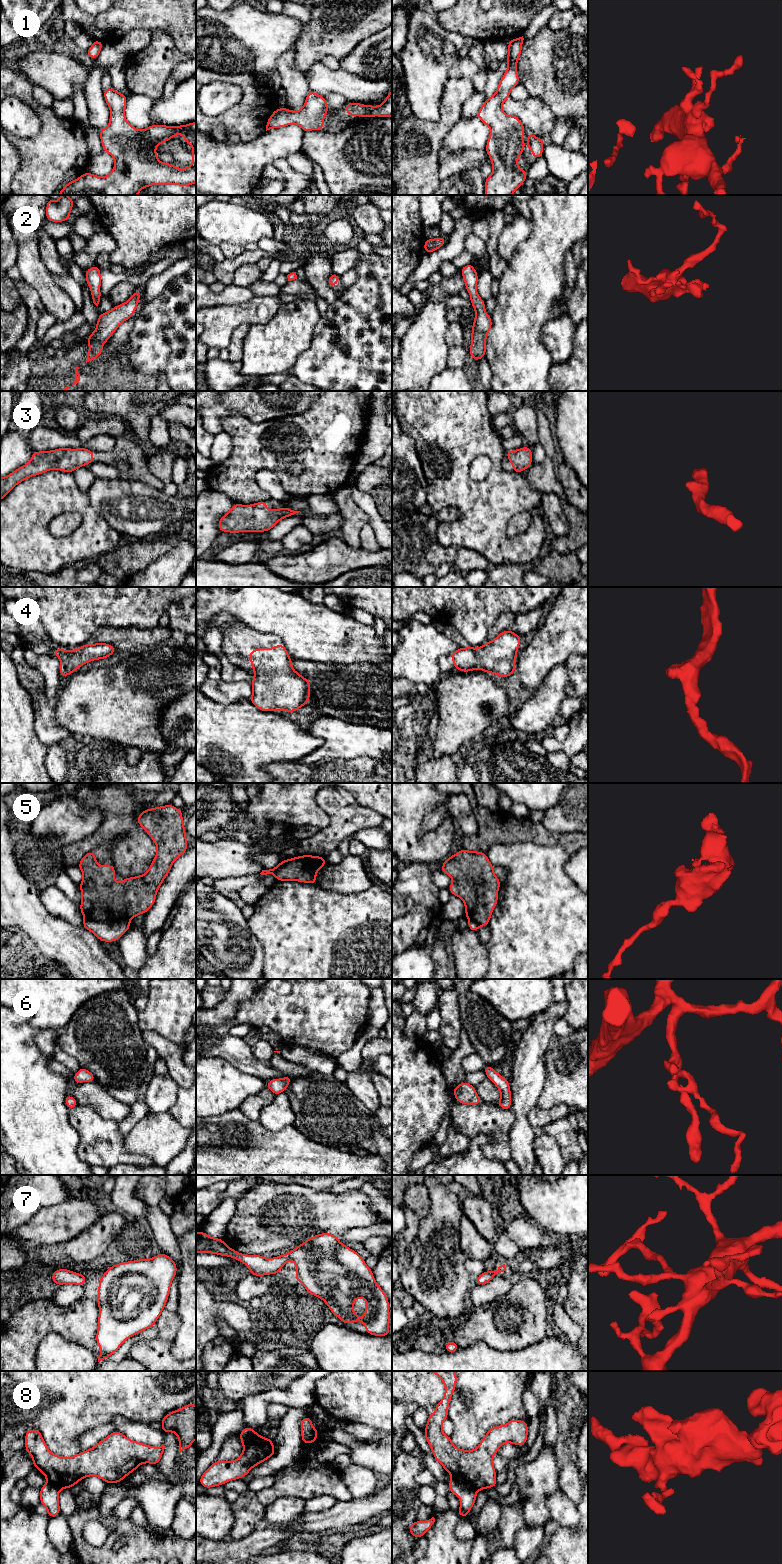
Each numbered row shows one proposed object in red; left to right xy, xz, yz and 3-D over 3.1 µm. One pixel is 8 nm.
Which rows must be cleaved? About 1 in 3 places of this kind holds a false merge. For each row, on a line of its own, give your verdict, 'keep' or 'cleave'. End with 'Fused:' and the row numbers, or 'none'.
1: keep
2: keep
3: keep
4: keep
5: cleave
6: keep
7: keep
8: cleave
Fused: 5, 8

